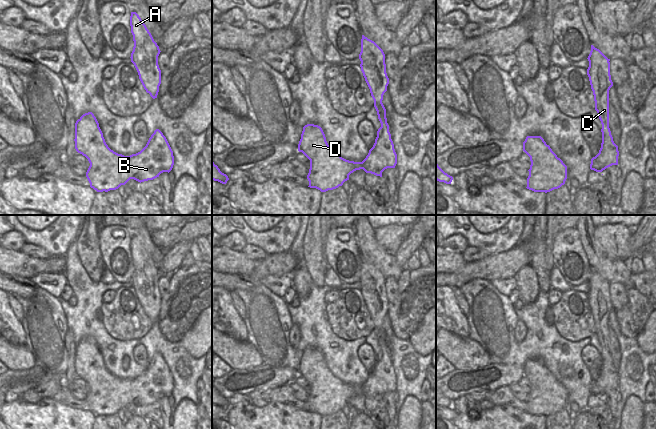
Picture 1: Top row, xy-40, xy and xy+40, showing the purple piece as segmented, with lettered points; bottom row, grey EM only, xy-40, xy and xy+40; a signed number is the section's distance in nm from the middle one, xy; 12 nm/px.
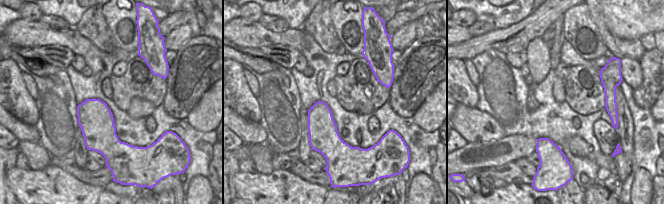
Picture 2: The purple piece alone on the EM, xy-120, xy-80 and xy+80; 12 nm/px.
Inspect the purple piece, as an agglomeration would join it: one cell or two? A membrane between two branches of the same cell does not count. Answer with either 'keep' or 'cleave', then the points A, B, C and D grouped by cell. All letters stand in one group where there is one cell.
keep | A B C D

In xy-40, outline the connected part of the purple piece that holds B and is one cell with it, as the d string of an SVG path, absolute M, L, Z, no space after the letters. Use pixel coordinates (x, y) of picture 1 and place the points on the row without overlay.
M92 336L76 345L74 365L76 375L90 387L86 401L97 416L116 414L130 403L140 407L153 404L163 396L169 397L174 389L173 375L159 353L140 376L124 380L108 371Z

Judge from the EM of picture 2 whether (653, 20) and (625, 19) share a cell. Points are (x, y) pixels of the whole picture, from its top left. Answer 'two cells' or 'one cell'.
one cell

